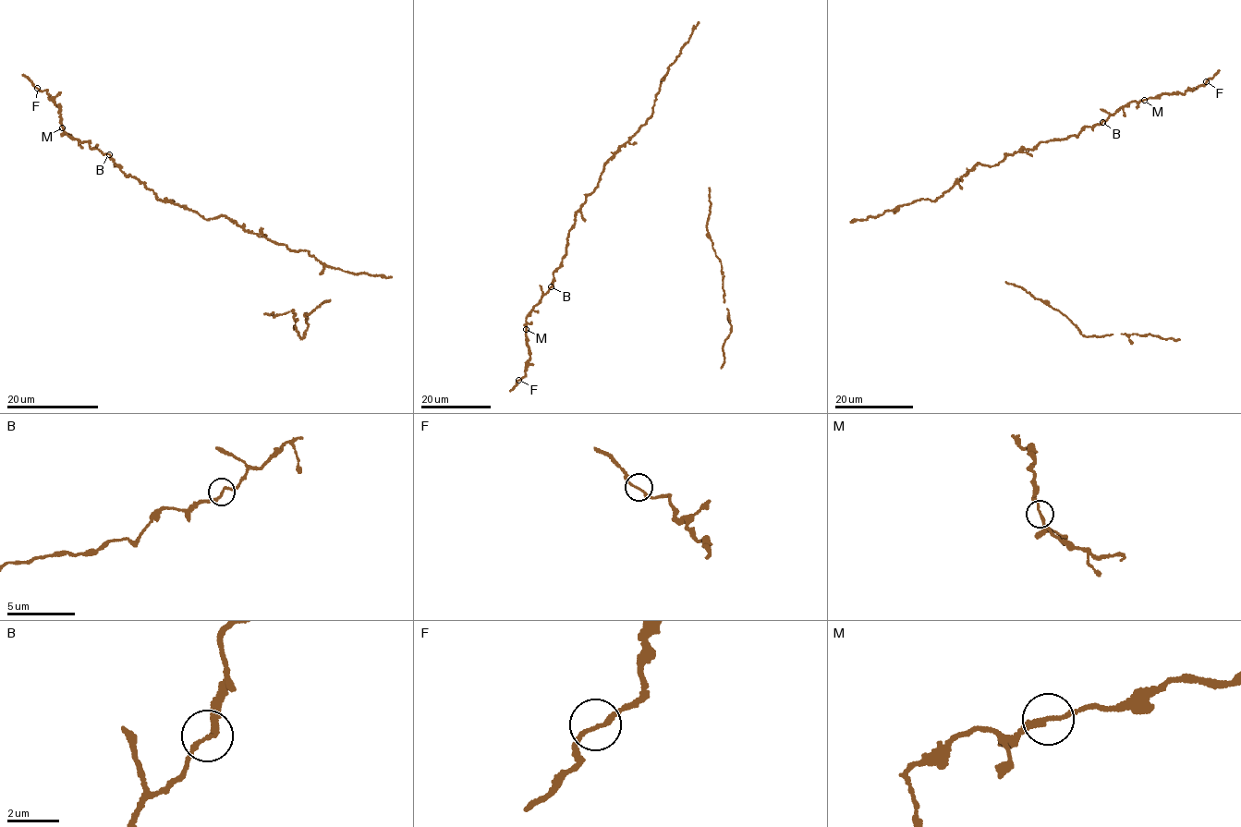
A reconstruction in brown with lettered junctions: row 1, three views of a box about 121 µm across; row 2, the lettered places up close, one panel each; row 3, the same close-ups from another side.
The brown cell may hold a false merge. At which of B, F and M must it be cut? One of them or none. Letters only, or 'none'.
none

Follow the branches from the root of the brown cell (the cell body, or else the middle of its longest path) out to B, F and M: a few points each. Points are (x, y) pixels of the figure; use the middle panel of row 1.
B: (617, 152), (604, 165), (598, 186), (576, 212), (565, 255), (553, 273), (551, 286)
F: (617, 152), (576, 212), (552, 286), (527, 317), (530, 358), (518, 380)
M: (617, 152), (604, 165), (598, 186), (576, 212), (565, 255), (553, 273), (553, 286), (527, 317), (526, 329)

